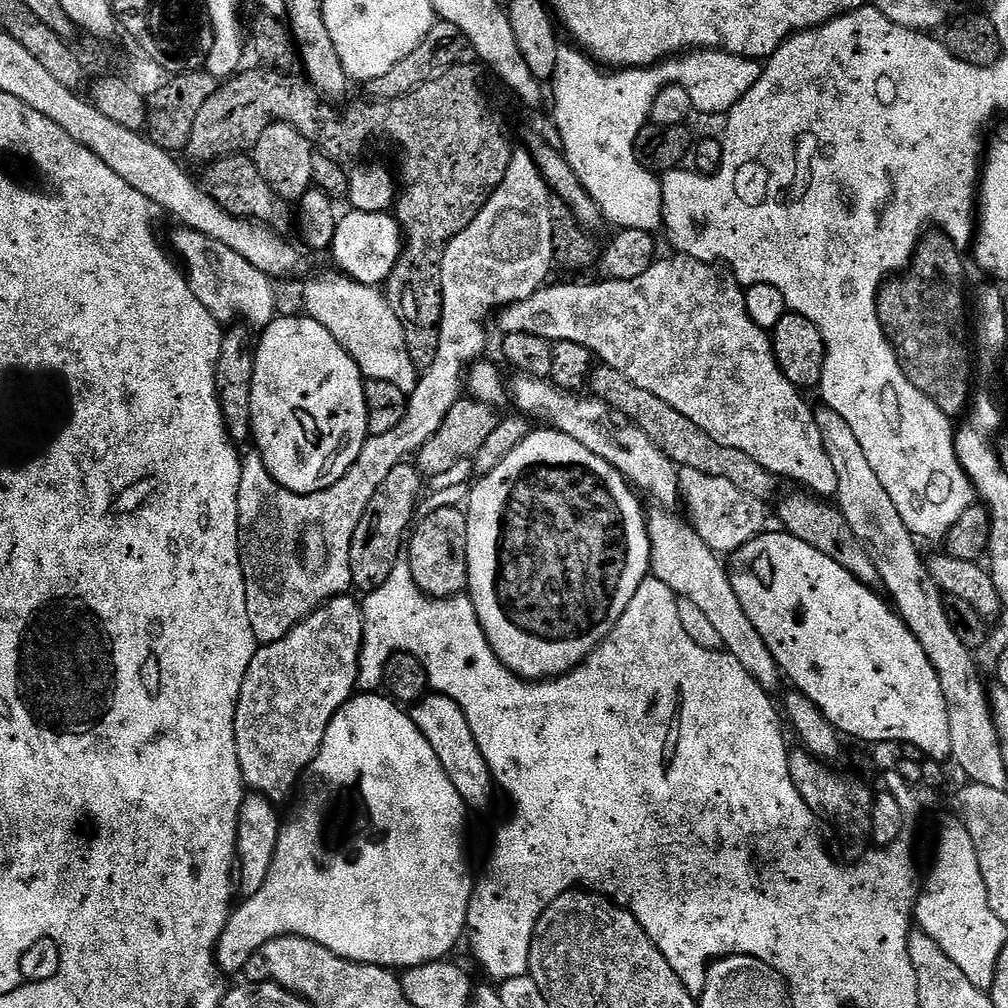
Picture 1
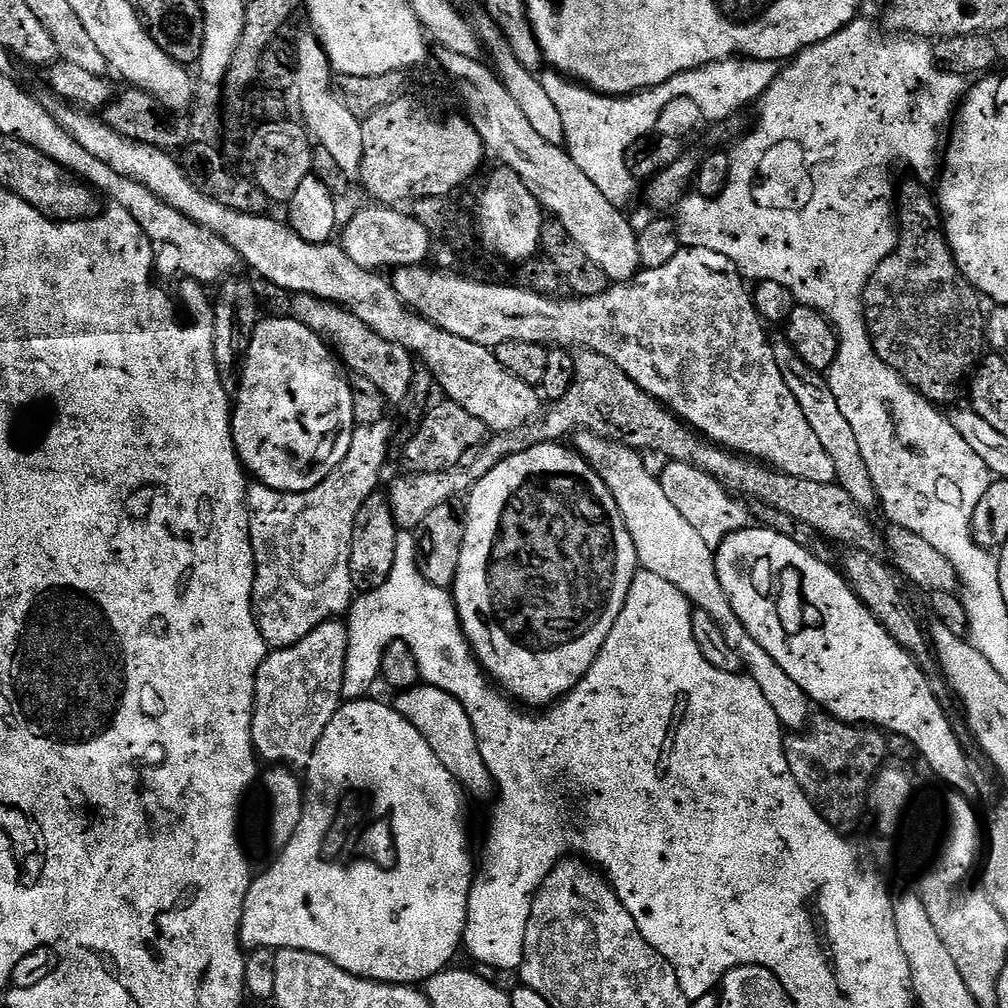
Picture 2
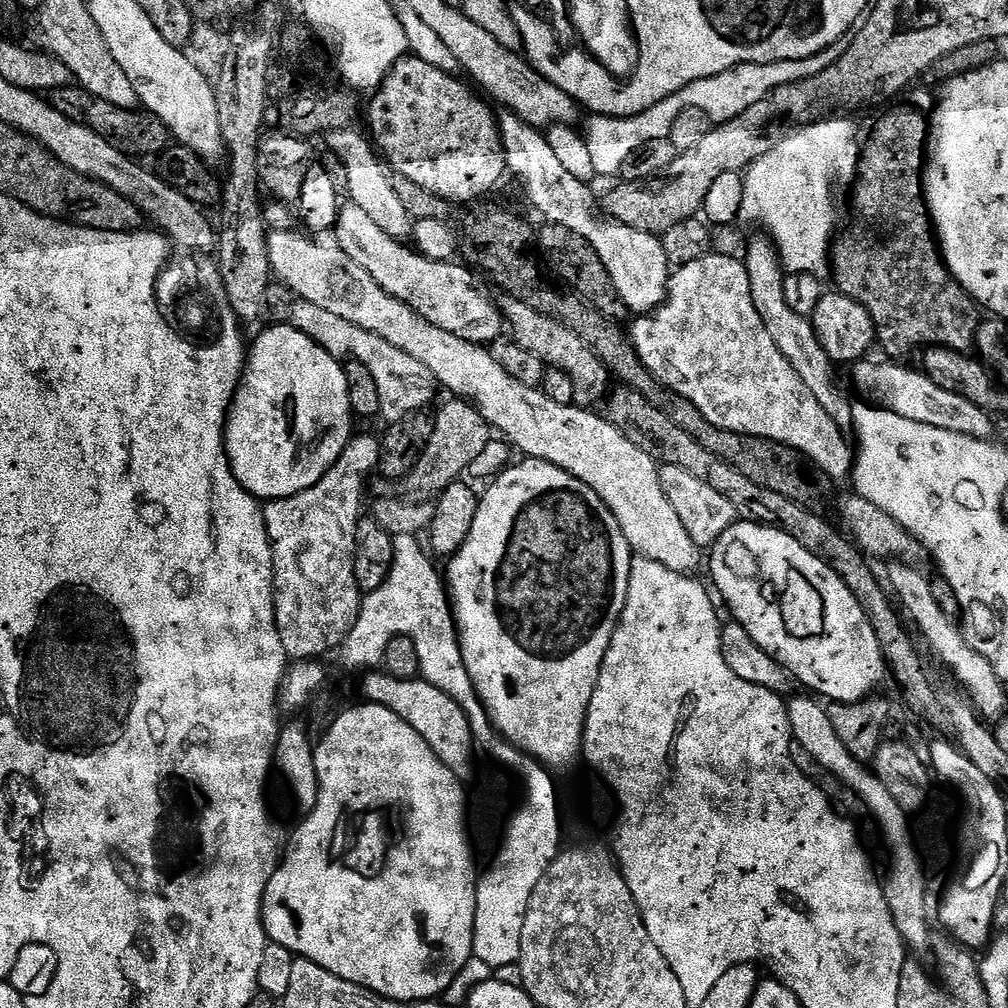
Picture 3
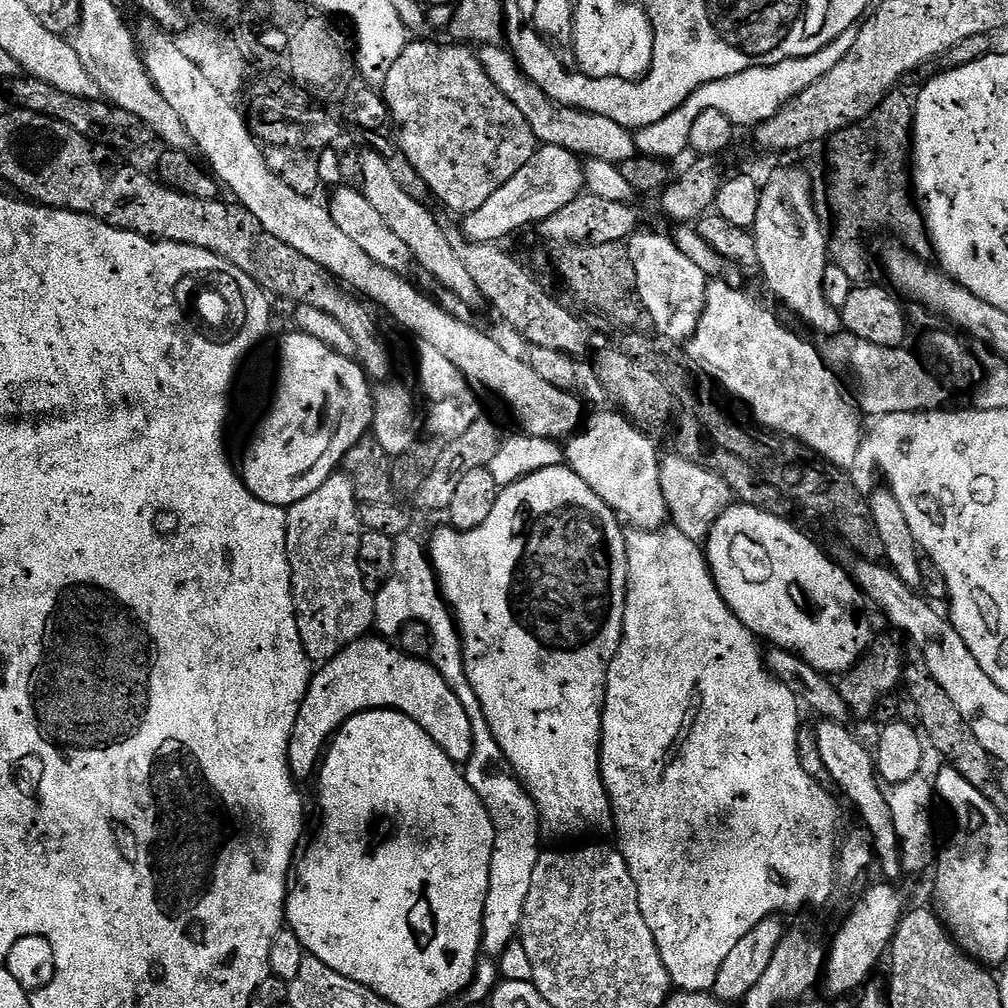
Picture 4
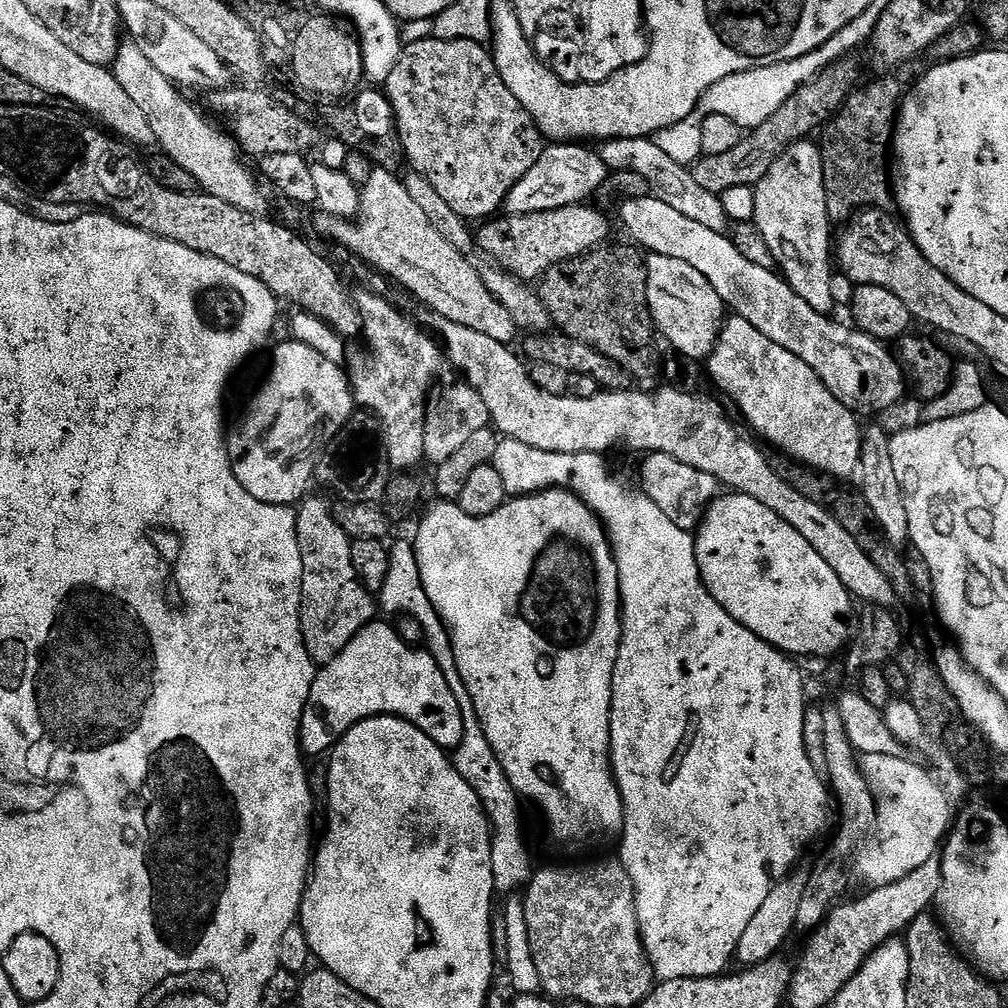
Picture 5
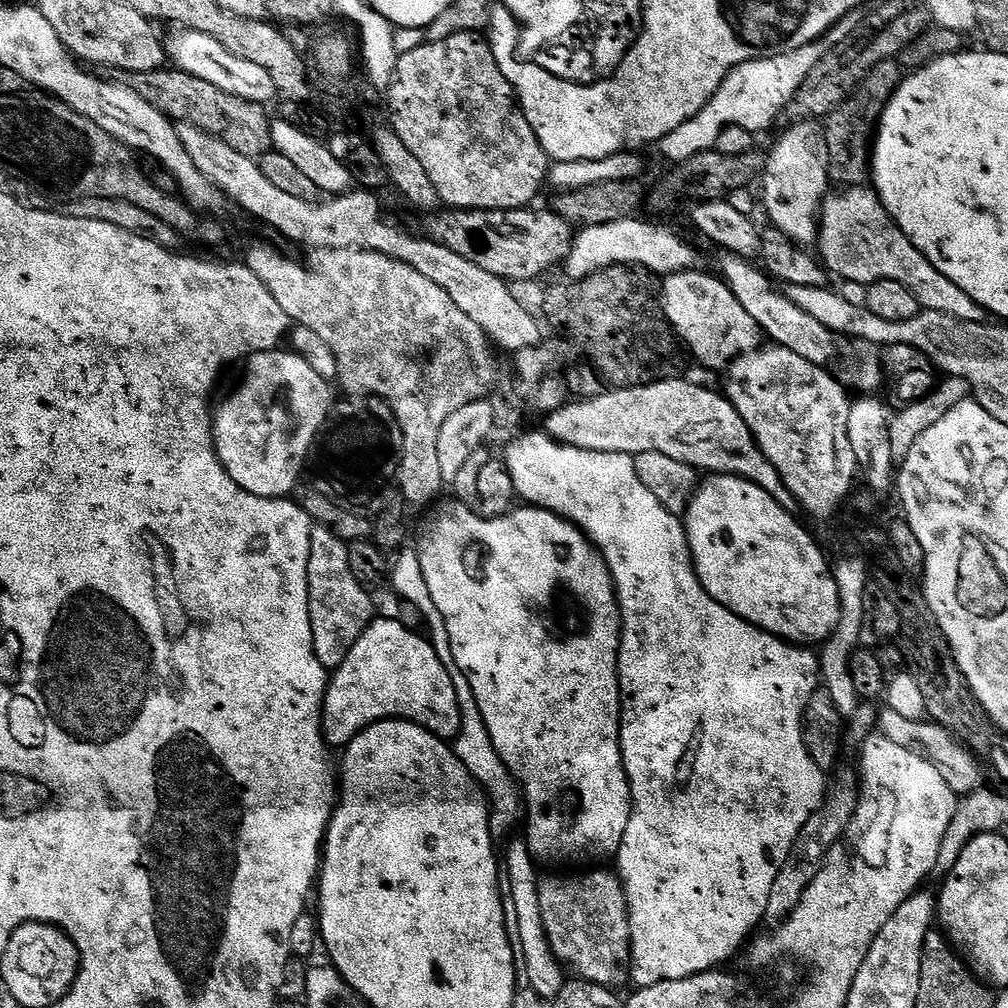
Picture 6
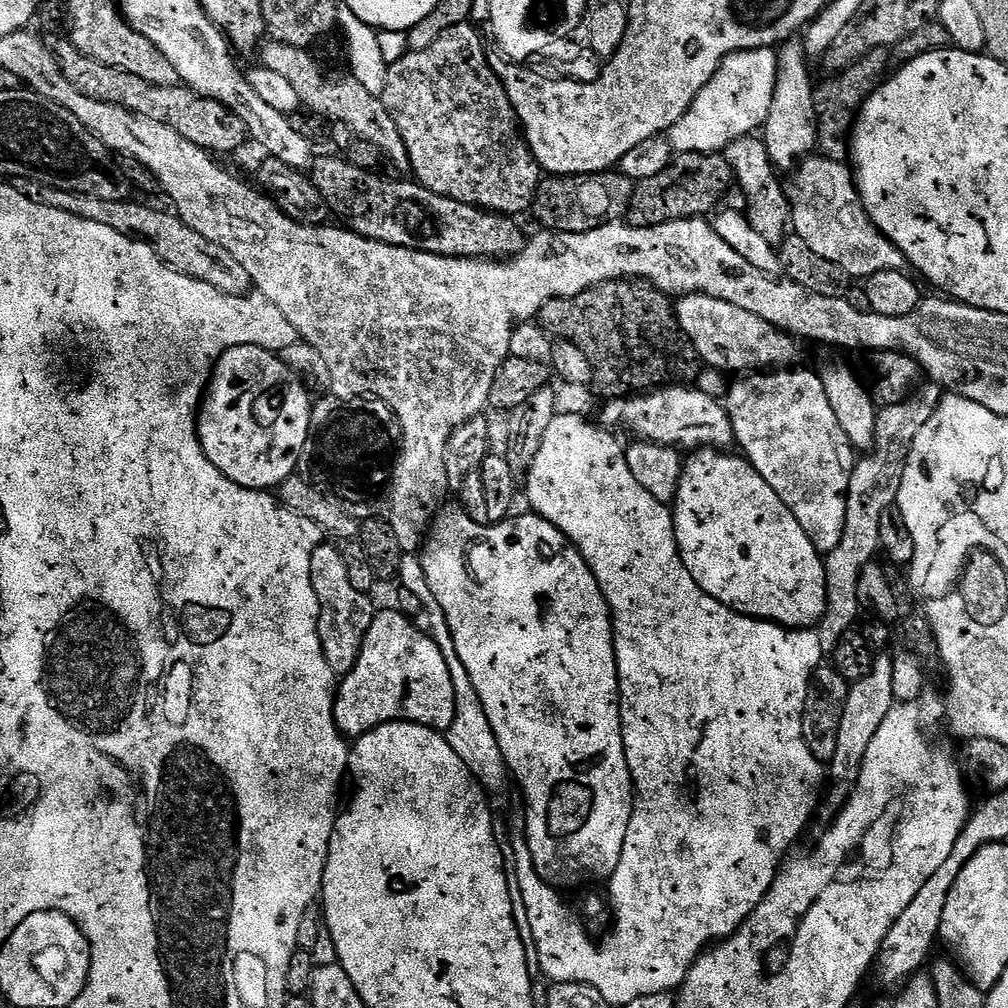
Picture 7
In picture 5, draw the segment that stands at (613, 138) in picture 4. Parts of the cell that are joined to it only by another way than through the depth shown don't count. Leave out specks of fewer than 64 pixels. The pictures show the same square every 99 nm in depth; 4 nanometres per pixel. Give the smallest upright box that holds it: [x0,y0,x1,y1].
[599,136,730,233]

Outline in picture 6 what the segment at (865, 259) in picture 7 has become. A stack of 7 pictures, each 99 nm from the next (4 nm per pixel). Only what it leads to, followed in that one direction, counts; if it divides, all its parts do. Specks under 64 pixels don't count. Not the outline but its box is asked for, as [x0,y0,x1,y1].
[815,186,986,323]

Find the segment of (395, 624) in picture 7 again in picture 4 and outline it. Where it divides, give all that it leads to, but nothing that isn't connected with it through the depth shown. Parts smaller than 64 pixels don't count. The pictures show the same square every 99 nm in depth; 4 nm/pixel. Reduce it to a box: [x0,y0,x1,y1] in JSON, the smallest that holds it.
[288,634,473,782]

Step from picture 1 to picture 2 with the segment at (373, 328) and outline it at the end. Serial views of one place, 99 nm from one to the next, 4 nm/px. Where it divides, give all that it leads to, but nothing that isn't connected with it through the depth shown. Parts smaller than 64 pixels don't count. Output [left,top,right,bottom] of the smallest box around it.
[291,292,414,406]

